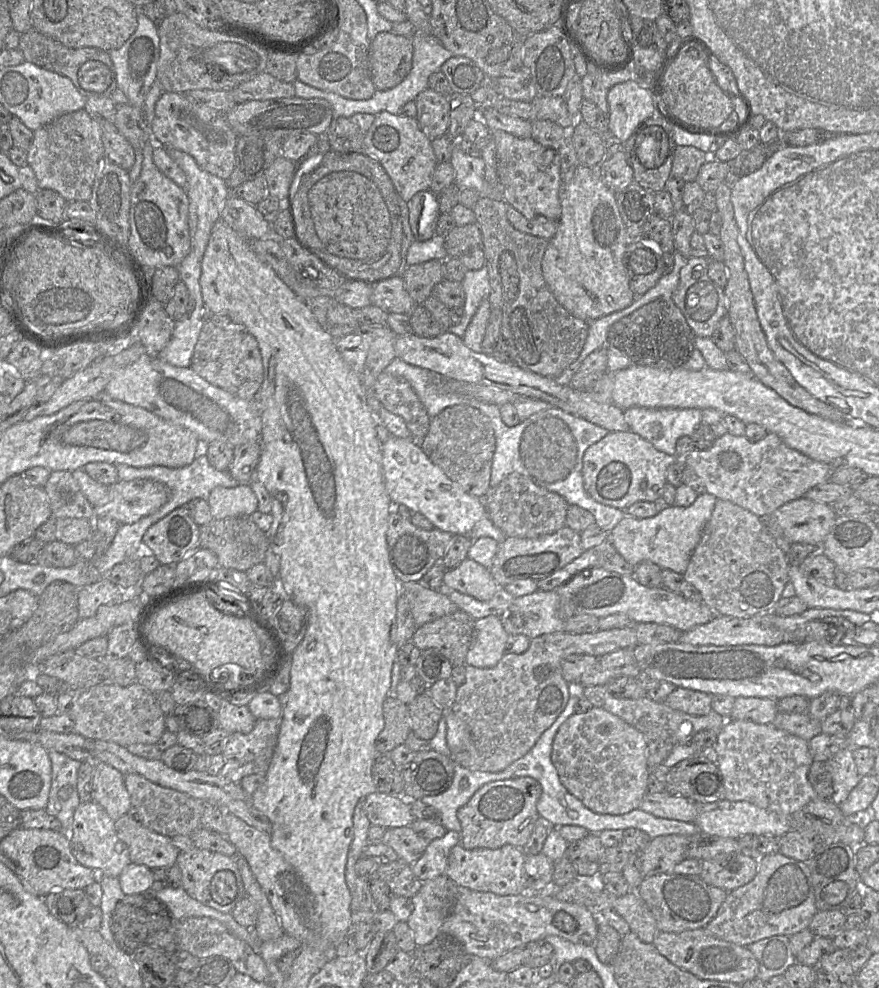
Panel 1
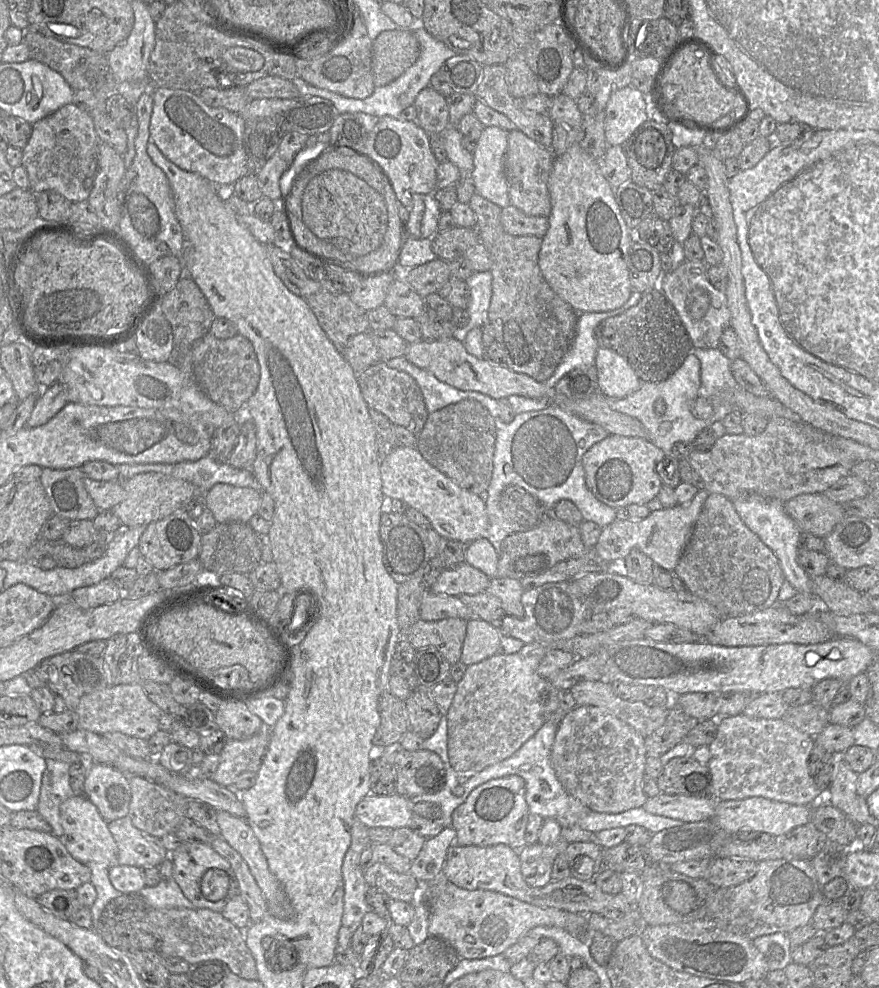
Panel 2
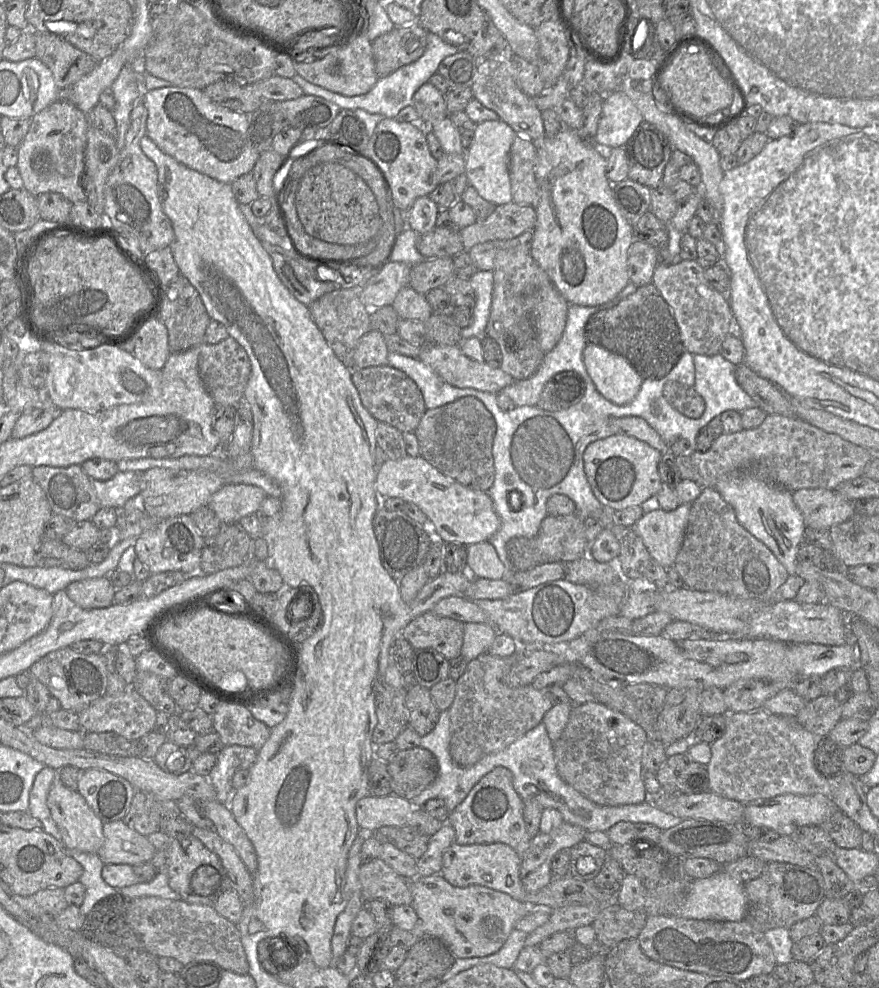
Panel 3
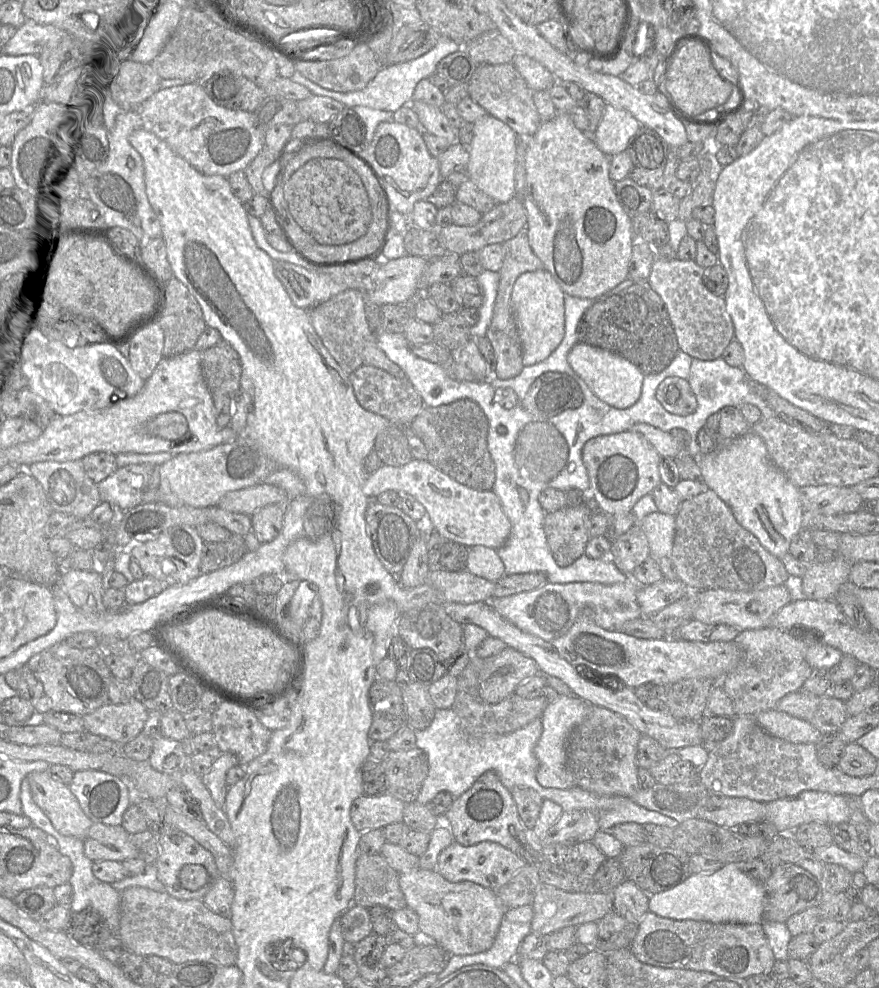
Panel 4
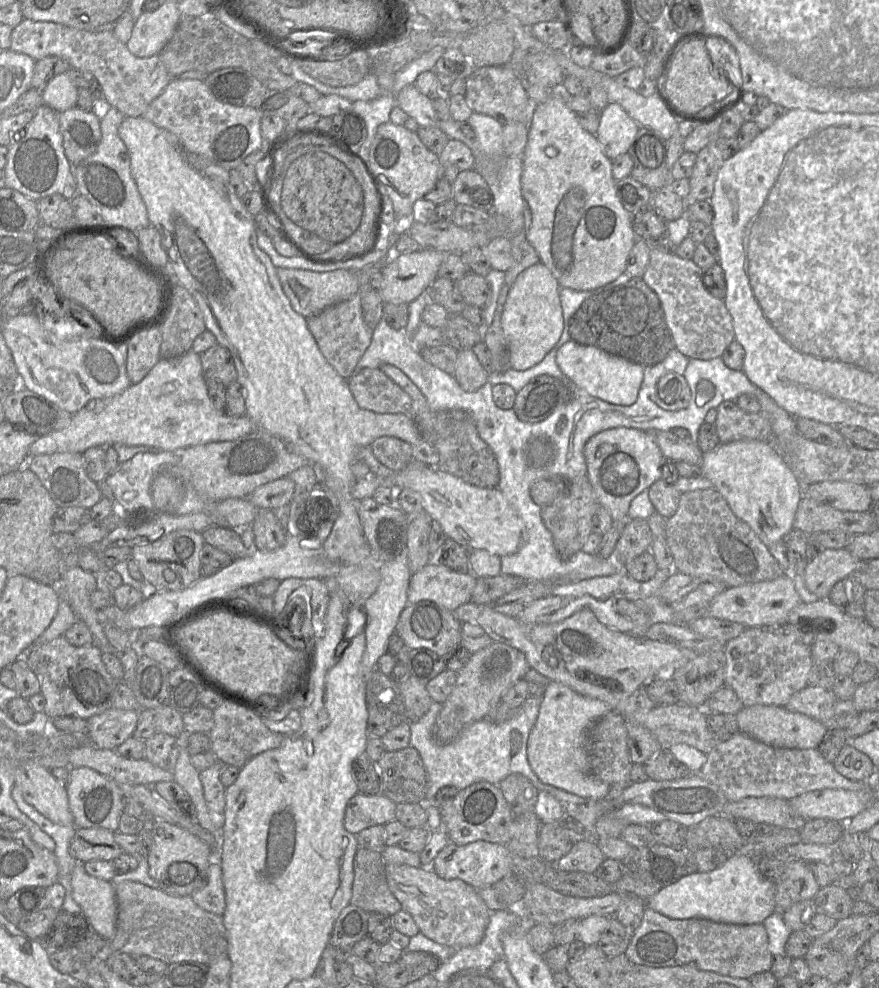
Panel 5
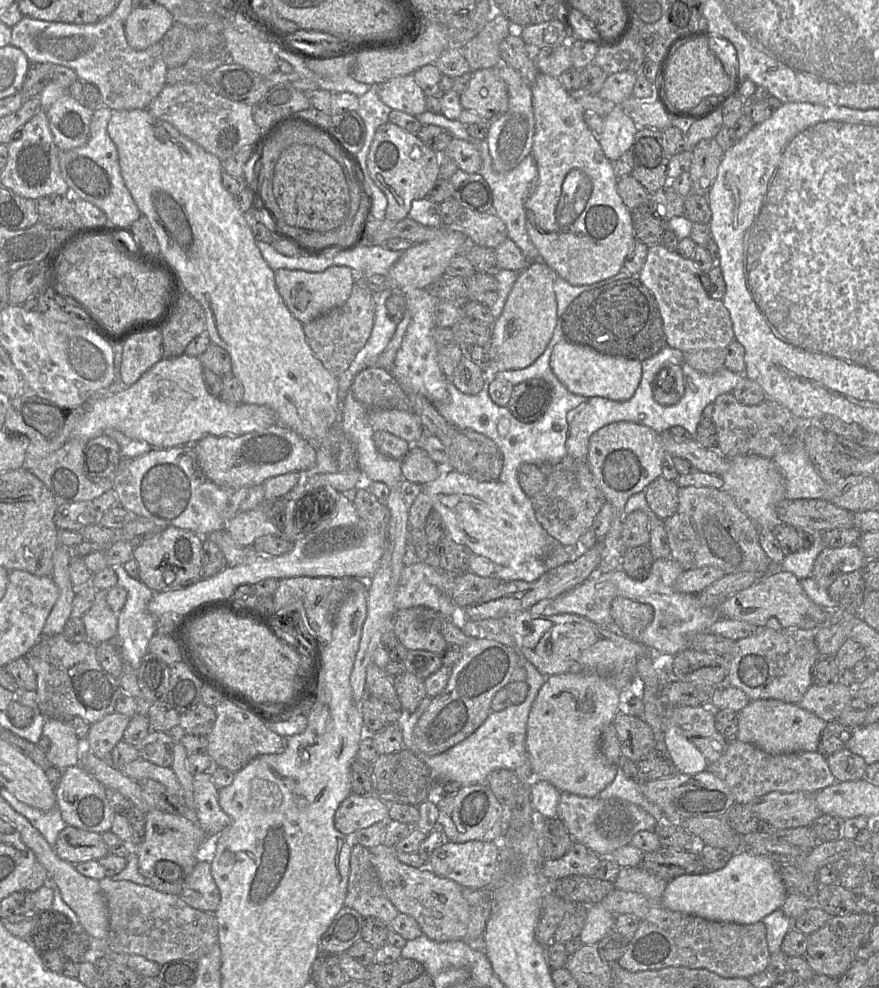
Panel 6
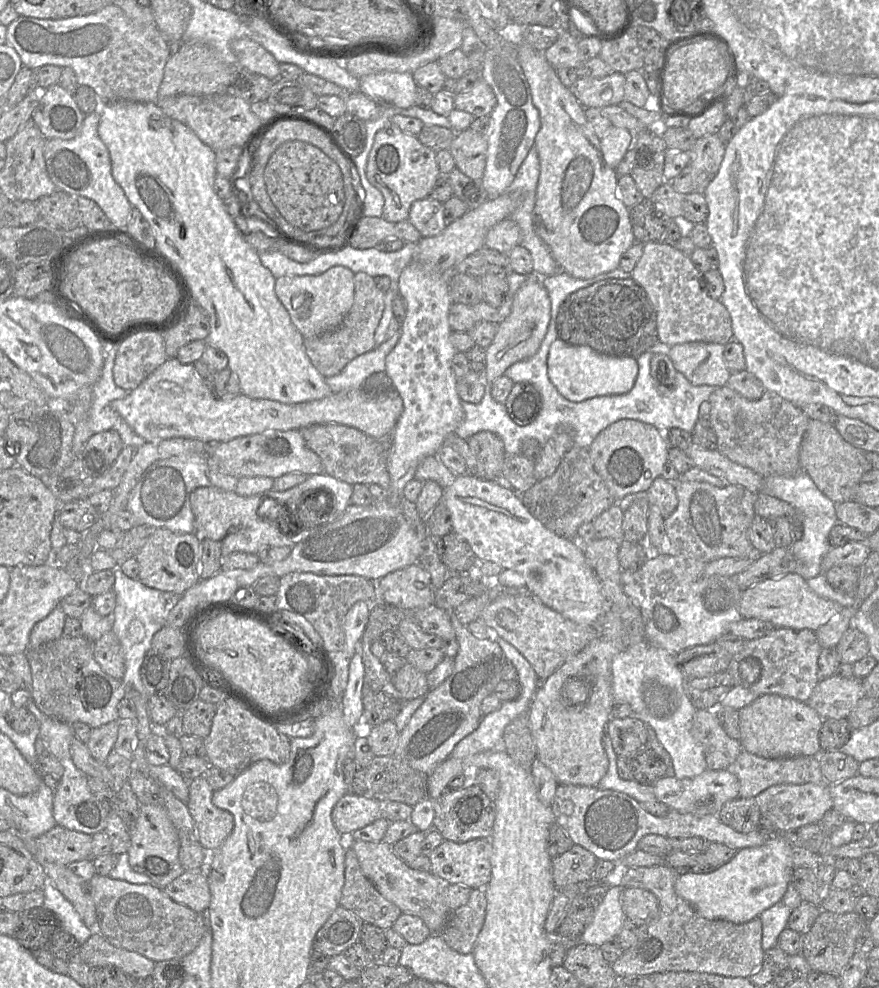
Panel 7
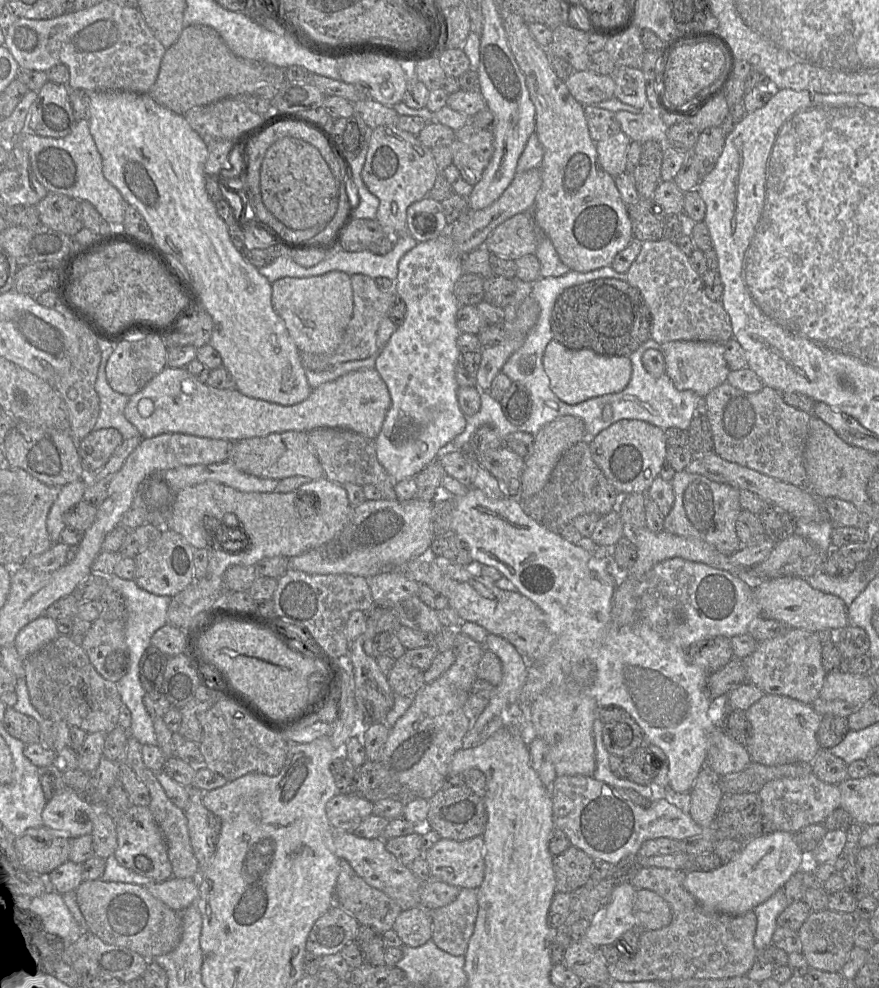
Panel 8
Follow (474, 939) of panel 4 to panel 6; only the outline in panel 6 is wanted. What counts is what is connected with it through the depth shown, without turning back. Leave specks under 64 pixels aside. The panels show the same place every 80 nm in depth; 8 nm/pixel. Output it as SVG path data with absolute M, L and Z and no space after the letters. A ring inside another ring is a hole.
M379 845L369 849L371 862L383 891L400 913L413 917L422 933L431 940L448 942L464 939L468 929L471 906L462 894L461 885L436 875L428 867L415 868L402 863L391 847Z

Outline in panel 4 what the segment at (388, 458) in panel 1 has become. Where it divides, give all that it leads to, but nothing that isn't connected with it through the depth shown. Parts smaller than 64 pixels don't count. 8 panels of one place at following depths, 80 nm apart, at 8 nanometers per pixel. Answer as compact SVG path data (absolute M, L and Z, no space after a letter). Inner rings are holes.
M412 459L400 466L383 464L376 471L368 474L363 492L369 499L394 490L415 497L426 510L428 529L439 532L447 541L454 541L470 548L475 545L498 549L505 544L510 532L511 523L506 516L499 497L490 491L479 491L467 487L451 478L427 460Z

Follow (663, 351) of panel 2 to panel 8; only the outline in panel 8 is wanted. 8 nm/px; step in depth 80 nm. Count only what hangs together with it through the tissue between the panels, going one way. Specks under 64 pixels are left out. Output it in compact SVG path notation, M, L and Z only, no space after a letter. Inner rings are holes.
M615 278L566 288L551 313L552 340L569 349L591 349L600 355L629 357L651 338L651 329L651 312L640 291Z

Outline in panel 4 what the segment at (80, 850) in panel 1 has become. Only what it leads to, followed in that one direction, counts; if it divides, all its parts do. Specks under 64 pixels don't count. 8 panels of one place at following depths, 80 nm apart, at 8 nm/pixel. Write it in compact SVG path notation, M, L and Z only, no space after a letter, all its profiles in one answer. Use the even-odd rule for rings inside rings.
M33 772L26 779L30 785L30 793L35 804L49 818L53 827L62 835L84 839L89 828L94 824L83 812L77 798L69 787L54 779L49 772Z

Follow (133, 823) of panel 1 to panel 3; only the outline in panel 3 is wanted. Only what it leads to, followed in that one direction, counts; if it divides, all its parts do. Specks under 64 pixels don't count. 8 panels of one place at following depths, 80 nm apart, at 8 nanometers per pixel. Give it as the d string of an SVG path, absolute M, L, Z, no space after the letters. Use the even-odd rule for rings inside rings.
M123 820L104 823L103 835L104 843L97 855L104 864L147 863L157 851L147 836L131 829Z

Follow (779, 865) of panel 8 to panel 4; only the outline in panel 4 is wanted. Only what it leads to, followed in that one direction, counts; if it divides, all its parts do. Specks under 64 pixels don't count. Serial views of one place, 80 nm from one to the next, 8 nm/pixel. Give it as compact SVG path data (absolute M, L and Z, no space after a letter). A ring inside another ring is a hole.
M727 863L714 872L693 873L674 888L649 895L648 910L673 920L762 924L764 905L764 883L748 877L738 863Z

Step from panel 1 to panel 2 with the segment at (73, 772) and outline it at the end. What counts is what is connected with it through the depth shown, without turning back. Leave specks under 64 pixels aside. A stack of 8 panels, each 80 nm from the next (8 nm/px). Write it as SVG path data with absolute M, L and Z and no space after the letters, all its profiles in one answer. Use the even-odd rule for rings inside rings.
M46 759L36 810L51 826L51 833L59 838L64 834L60 821L60 806L74 796L70 786L69 769L70 764L66 762Z

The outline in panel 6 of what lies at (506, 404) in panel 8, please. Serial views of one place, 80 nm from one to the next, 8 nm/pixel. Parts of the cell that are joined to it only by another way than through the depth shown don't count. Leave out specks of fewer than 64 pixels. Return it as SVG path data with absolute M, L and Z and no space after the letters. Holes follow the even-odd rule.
M540 378L526 380L514 386L506 407L518 421L533 423L546 413L552 396L553 389L547 381Z

